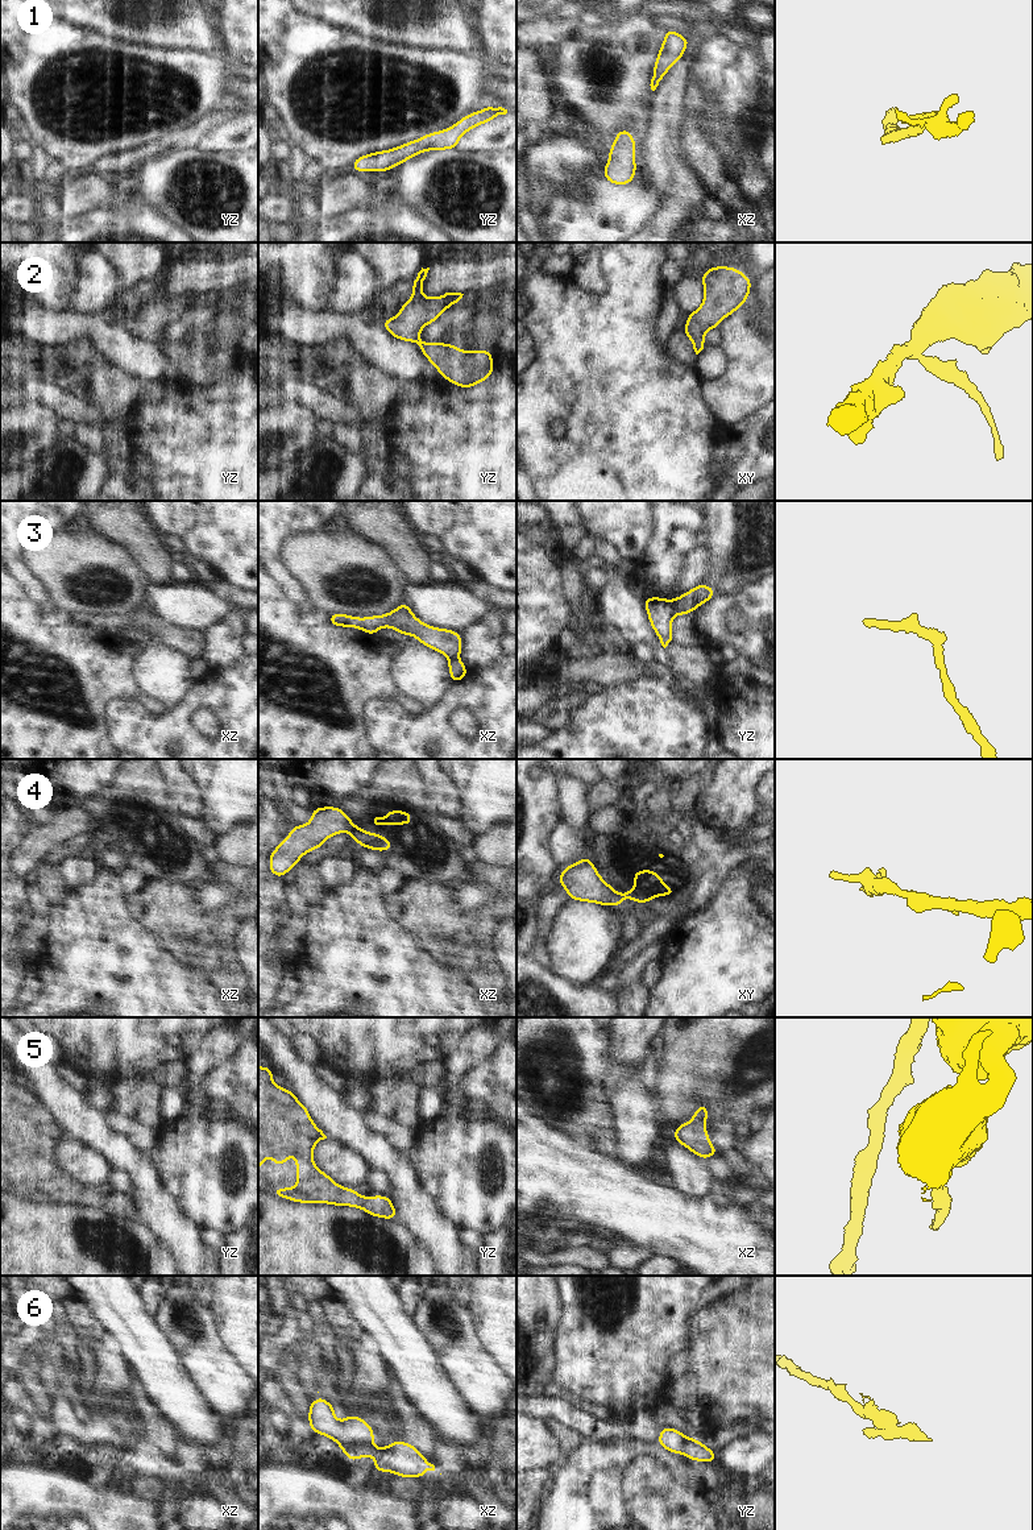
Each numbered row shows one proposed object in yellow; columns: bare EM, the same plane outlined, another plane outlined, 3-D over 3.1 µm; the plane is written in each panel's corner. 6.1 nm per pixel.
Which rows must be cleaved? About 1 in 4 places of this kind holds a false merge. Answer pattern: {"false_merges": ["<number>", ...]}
{"false_merges": ["3", "4", "6"]}

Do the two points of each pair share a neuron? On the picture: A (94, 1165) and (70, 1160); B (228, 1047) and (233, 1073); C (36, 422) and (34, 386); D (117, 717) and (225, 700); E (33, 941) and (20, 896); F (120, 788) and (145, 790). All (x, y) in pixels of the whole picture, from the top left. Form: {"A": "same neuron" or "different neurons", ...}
{"A": "same neuron", "B": "different neurons", "C": "different neurons", "D": "same neuron", "E": "different neurons", "F": "same neuron"}

